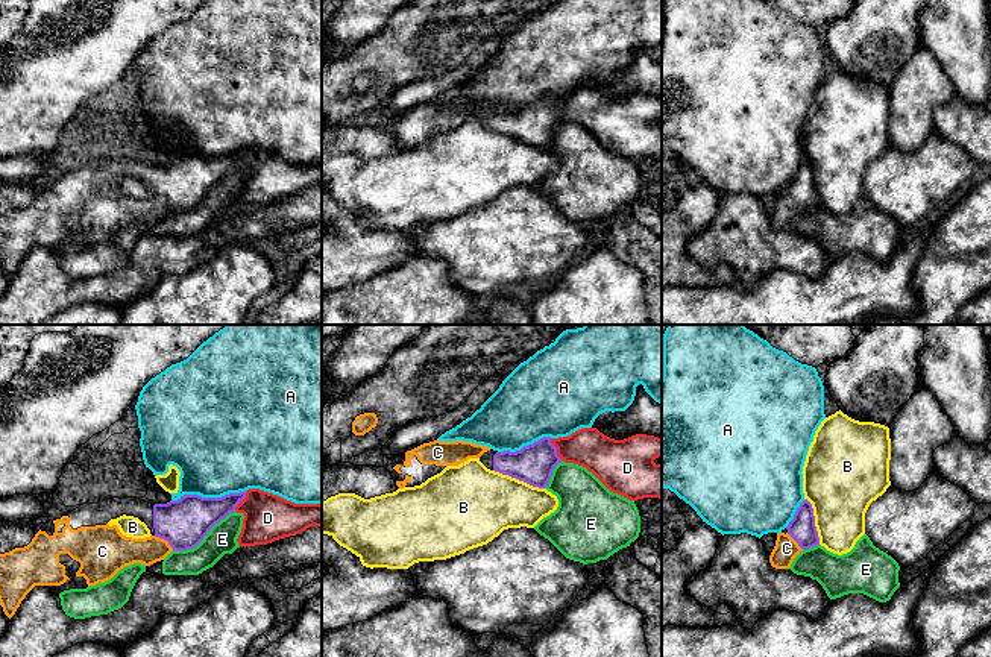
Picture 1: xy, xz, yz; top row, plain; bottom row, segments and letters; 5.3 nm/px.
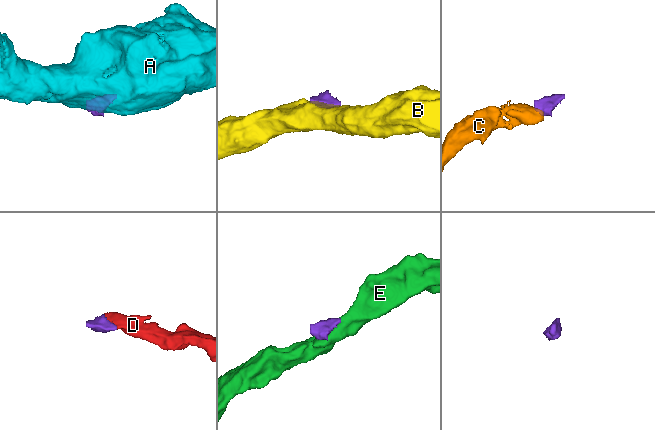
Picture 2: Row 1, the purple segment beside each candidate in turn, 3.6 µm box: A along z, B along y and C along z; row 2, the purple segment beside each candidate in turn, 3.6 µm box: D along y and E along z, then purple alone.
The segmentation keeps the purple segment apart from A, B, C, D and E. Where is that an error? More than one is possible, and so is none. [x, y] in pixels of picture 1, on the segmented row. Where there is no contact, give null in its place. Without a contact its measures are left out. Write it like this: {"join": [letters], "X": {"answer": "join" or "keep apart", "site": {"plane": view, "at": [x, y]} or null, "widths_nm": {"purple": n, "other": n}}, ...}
{"join": ["C", "D"], "A": {"answer": "keep apart", "site": {"plane": "xy", "at": [208, 498]}, "widths_nm": {"purple": 260, "other": 460}}, "B": {"answer": "keep apart", "site": {"plane": "xz", "at": [519, 480]}, "widths_nm": {"purple": 200, "other": 380}}, "C": {"answer": "join", "site": {"plane": "xy", "at": [166, 539]}, "widths_nm": {"purple": 260, "other": 170}}, "D": {"answer": "join", "site": {"plane": "xz", "at": [556, 449]}, "widths_nm": {"purple": 200, "other": 200}}, "E": {"answer": "keep apart", "site": {"plane": "xy", "at": [204, 536]}, "widths_nm": {"purple": 260, "other": 160}}}

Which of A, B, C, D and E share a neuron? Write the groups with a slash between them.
A / B / C D / E

